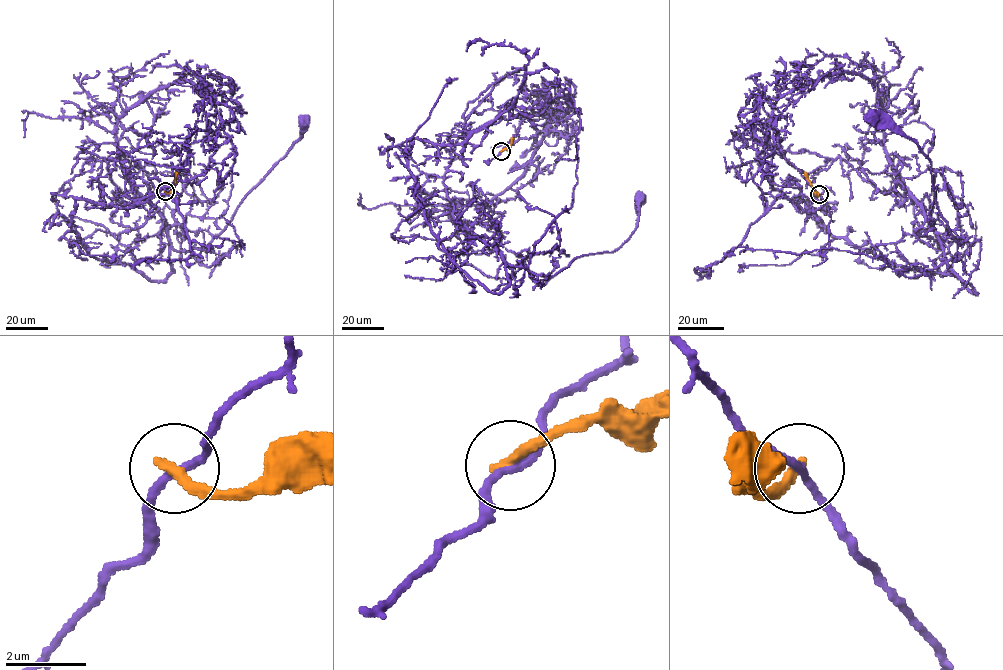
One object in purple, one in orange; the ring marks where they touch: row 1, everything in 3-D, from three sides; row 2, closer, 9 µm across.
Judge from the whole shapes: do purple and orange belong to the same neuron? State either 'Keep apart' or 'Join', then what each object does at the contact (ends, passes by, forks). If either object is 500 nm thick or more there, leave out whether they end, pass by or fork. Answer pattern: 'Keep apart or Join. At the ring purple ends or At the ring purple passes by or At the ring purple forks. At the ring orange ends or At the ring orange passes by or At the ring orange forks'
Keep apart. At the ring purple passes by. At the ring orange ends

